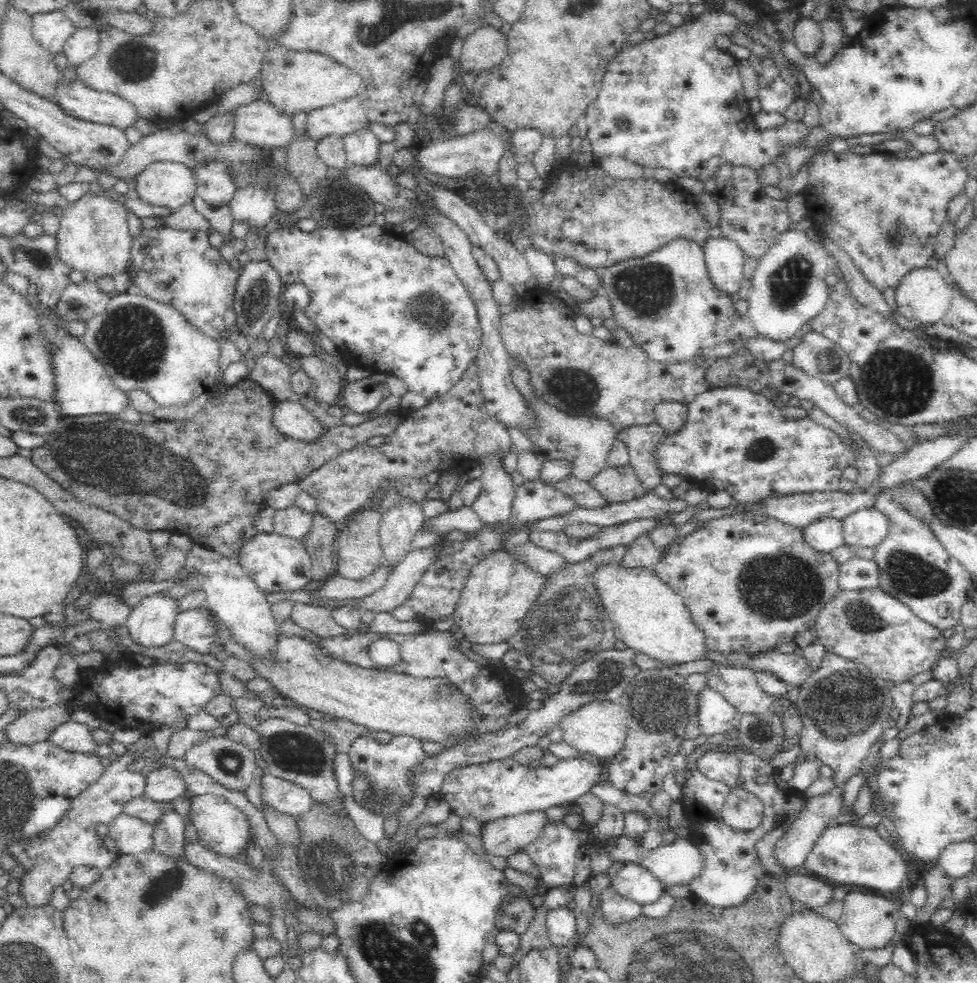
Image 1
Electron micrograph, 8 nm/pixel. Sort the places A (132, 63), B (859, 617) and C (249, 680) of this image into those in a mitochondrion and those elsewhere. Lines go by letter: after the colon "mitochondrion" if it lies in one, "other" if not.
A: mitochondrion
B: mitochondrion
C: other

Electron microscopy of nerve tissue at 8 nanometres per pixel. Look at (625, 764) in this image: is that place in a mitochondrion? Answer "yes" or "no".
no

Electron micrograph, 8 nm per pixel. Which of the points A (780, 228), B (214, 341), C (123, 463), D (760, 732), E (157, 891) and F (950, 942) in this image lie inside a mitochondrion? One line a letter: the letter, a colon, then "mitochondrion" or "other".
A: other
B: other
C: mitochondrion
D: mitochondrion
E: mitochondrion
F: other

